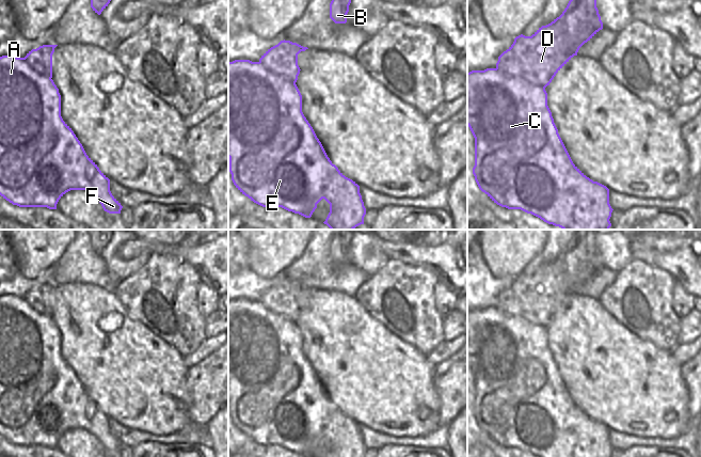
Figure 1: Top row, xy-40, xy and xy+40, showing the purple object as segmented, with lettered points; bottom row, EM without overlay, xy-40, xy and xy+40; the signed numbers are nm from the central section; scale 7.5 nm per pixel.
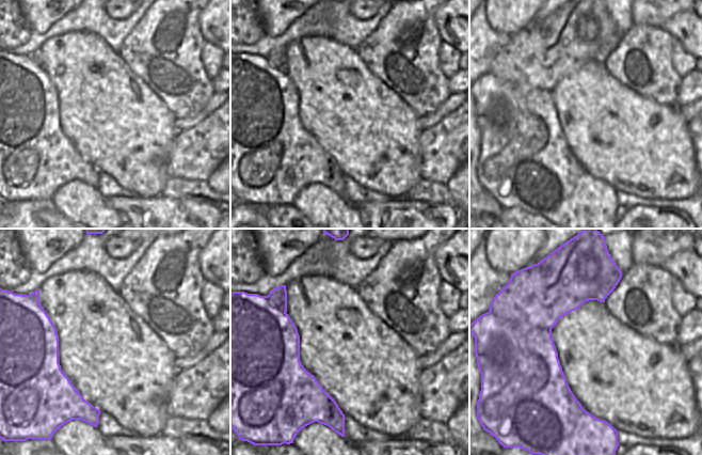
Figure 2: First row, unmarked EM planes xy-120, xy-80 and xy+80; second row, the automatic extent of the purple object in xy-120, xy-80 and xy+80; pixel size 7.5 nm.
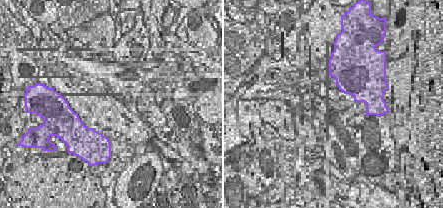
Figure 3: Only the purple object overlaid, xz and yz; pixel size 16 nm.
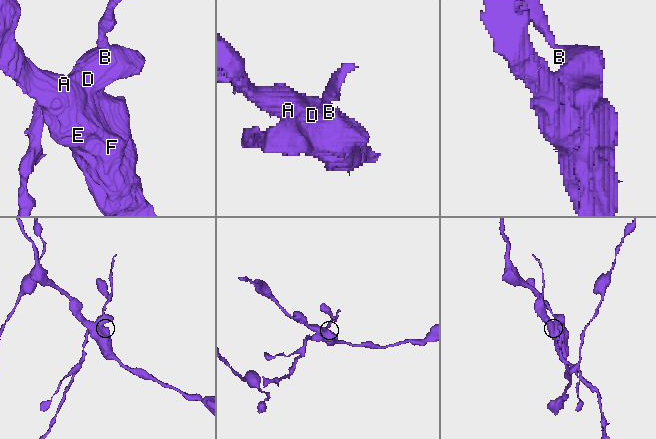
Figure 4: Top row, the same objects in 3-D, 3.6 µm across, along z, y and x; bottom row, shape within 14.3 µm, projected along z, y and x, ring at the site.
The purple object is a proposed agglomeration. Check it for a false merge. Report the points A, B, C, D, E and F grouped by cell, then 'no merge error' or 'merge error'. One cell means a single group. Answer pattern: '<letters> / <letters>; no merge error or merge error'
A C E F / B D; merge error

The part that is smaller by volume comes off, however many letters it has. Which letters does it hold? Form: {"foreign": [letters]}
{"foreign": ["B", "D"]}

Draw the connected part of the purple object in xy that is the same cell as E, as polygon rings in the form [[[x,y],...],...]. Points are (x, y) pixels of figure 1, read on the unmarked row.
[[[228,301],[228,397],[229,411],[236,427],[262,446],[282,446],[310,457],[317,443],[324,438],[330,443],[326,457],[364,457],[366,454],[360,425],[332,403],[304,356],[302,334],[297,324],[275,314],[260,301]]]

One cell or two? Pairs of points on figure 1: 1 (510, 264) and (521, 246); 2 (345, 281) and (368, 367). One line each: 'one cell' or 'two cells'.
1: one cell
2: two cells

